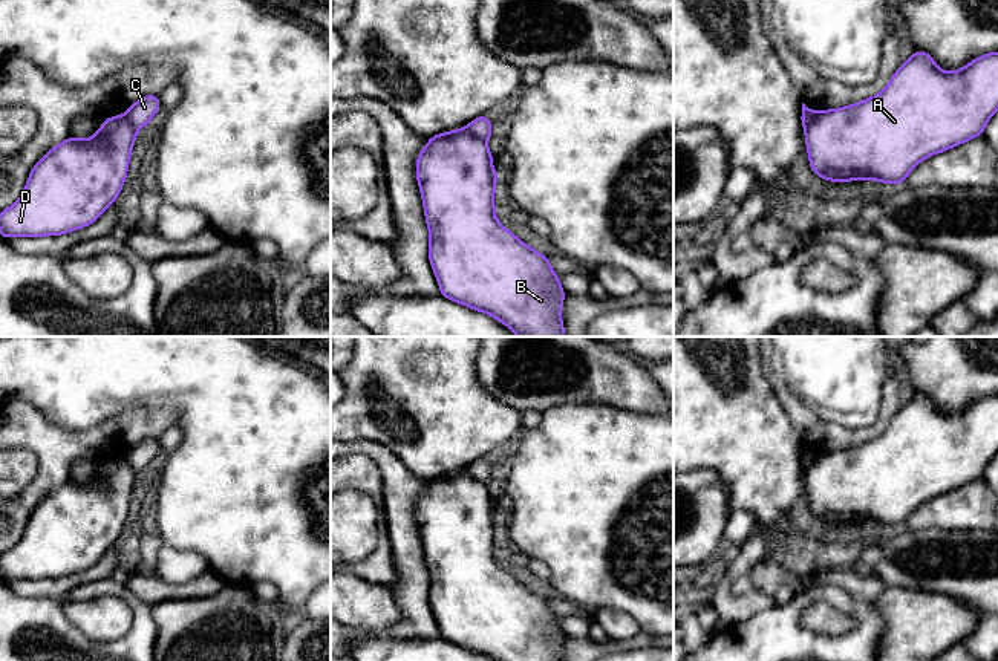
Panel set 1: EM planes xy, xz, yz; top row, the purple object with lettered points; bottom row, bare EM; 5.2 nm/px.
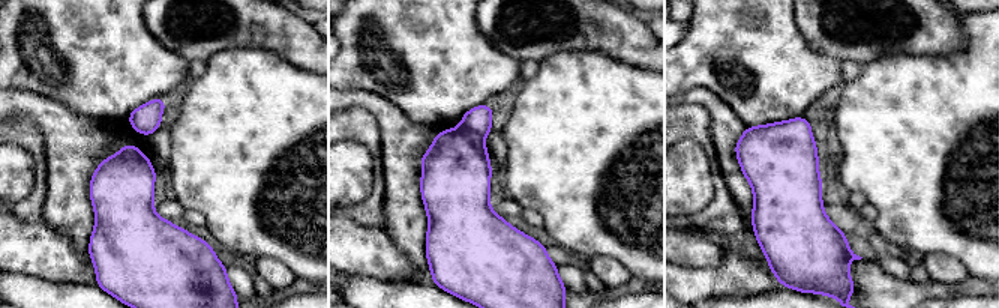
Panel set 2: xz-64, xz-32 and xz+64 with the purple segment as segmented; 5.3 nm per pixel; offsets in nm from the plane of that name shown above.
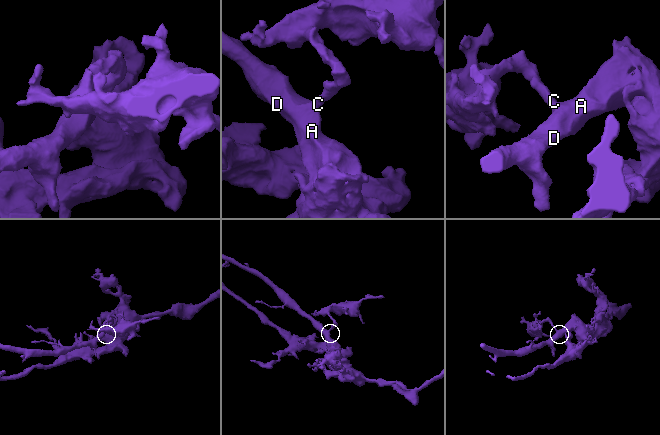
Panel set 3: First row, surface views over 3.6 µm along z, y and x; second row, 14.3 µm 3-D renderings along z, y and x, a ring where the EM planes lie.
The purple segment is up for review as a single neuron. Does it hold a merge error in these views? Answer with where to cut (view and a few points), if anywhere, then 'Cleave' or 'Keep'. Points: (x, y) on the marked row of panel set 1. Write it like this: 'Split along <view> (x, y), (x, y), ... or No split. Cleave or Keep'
Split along xz (466, 127), (484, 141). Cleave

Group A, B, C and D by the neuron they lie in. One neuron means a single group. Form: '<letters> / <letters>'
A B D / C

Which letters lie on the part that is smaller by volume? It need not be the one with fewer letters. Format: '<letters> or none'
C

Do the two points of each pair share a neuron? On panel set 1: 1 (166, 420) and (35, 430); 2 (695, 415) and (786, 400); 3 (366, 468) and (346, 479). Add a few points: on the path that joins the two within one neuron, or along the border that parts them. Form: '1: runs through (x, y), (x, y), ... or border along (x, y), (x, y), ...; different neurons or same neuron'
1: runs through (133, 426), (120, 426), (98, 441), (68, 441); same neuron
2: border along (764, 367), (764, 375), (775, 398), (798, 432); different neurons
3: runs through (362, 473), (351, 475); same neuron

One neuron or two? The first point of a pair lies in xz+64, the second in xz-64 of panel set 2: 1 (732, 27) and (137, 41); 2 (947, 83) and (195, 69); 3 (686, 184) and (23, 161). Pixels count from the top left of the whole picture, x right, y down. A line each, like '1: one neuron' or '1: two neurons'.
1: one neuron
2: two neurons
3: one neuron

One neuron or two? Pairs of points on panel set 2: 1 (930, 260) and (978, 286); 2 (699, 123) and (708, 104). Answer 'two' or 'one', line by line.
1: two
2: two

